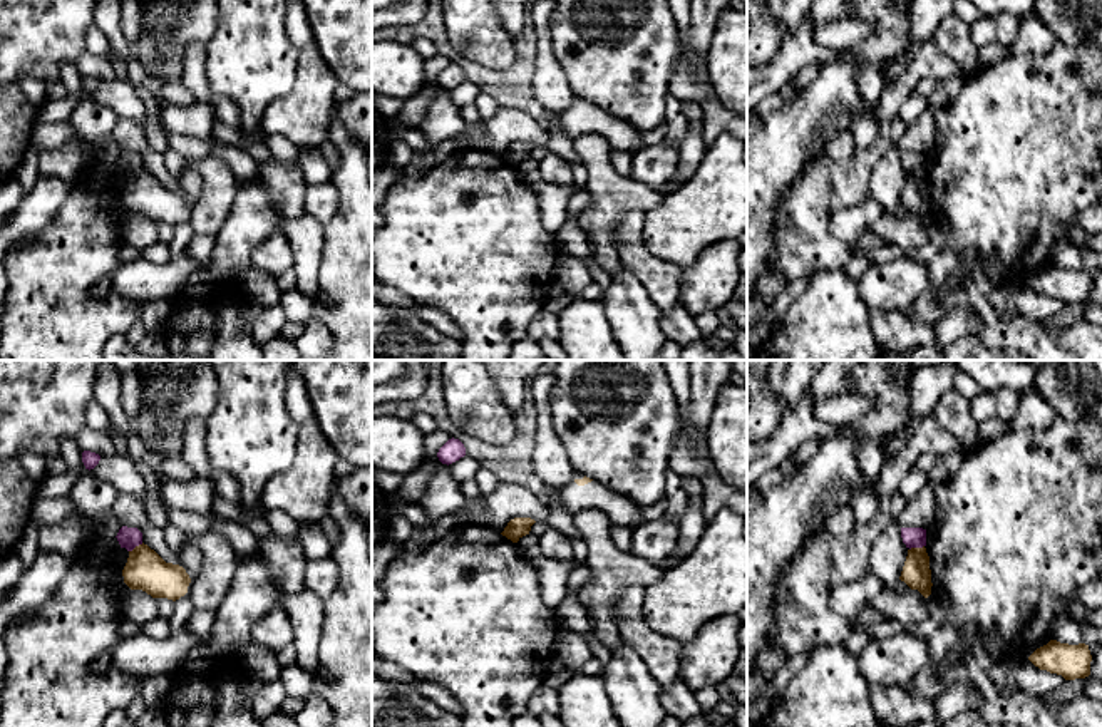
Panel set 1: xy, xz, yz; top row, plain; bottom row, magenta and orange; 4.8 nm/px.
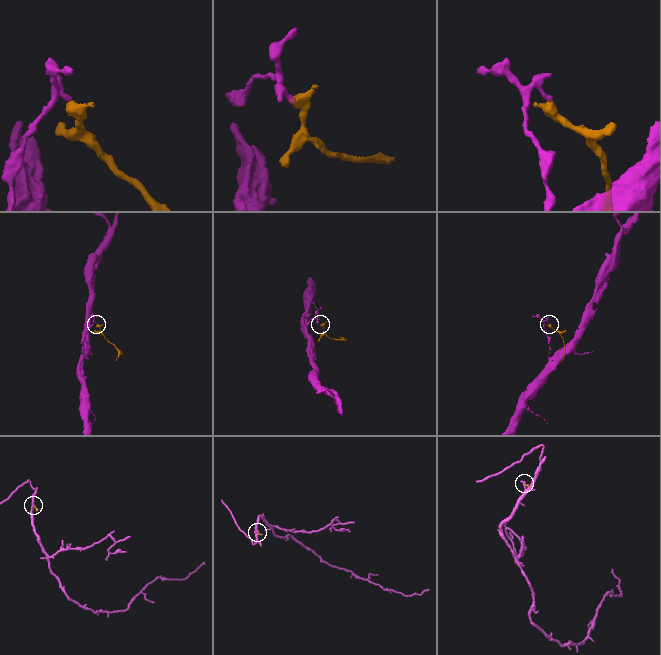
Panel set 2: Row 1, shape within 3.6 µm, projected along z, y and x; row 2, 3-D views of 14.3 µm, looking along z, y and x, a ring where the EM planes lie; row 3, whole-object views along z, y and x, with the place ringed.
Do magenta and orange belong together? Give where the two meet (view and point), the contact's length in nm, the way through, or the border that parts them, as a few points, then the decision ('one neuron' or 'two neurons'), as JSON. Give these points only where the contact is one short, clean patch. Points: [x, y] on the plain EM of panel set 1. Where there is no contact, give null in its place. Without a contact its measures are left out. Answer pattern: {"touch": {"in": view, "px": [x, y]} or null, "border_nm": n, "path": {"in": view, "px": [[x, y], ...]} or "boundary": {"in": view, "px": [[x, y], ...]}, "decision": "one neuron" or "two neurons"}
{"touch": {"in": "yz", "px": [916, 171]}, "border_nm": 80, "boundary": {"in": "yz", "px": [[923, 170], [910, 175]]}, "decision": "two neurons"}

